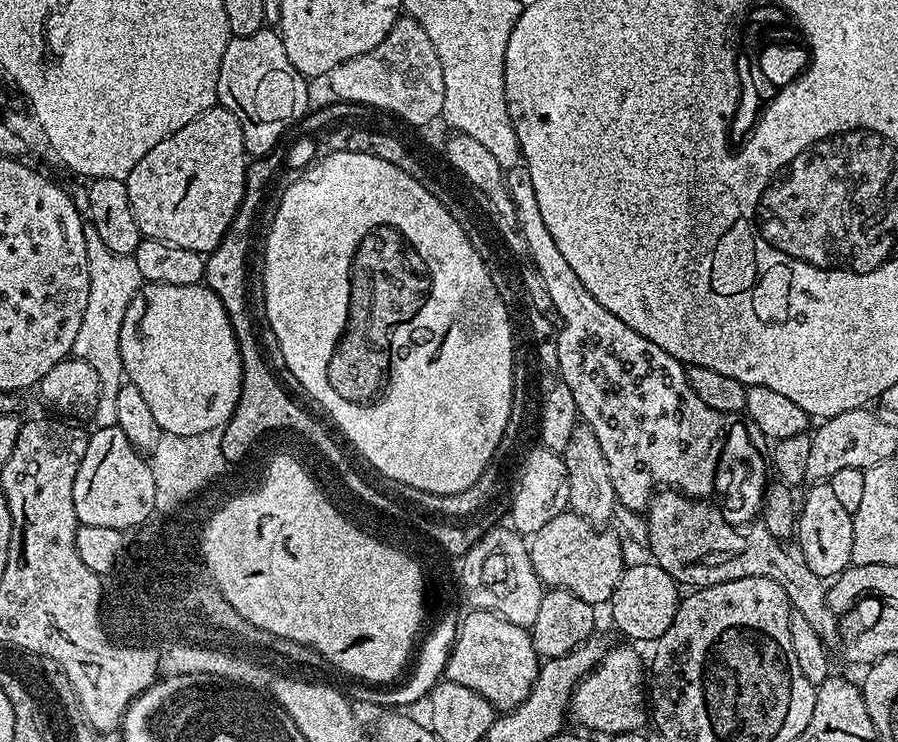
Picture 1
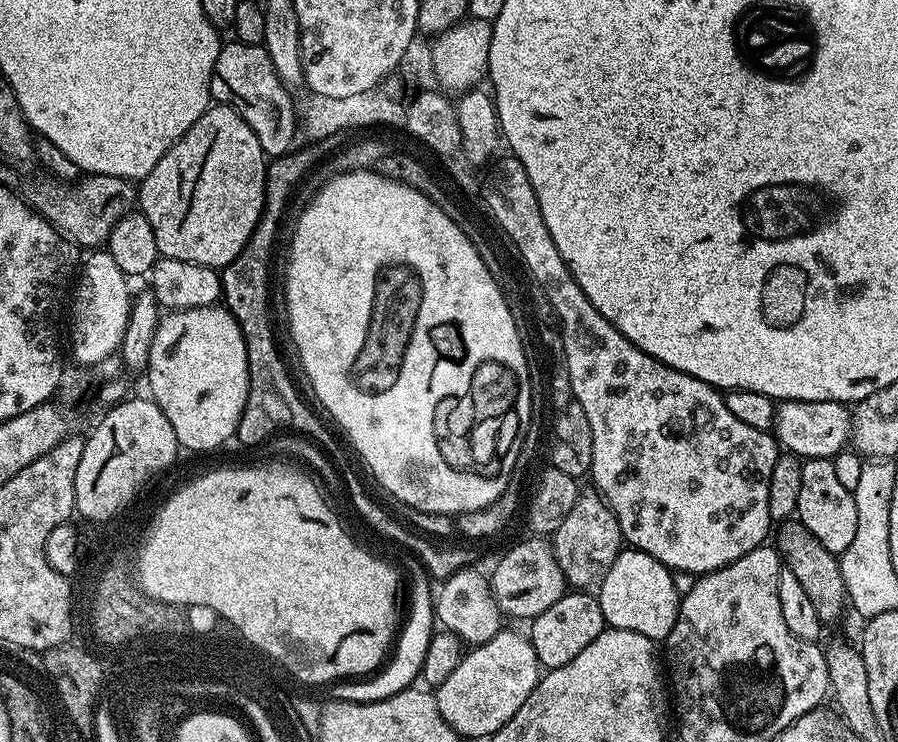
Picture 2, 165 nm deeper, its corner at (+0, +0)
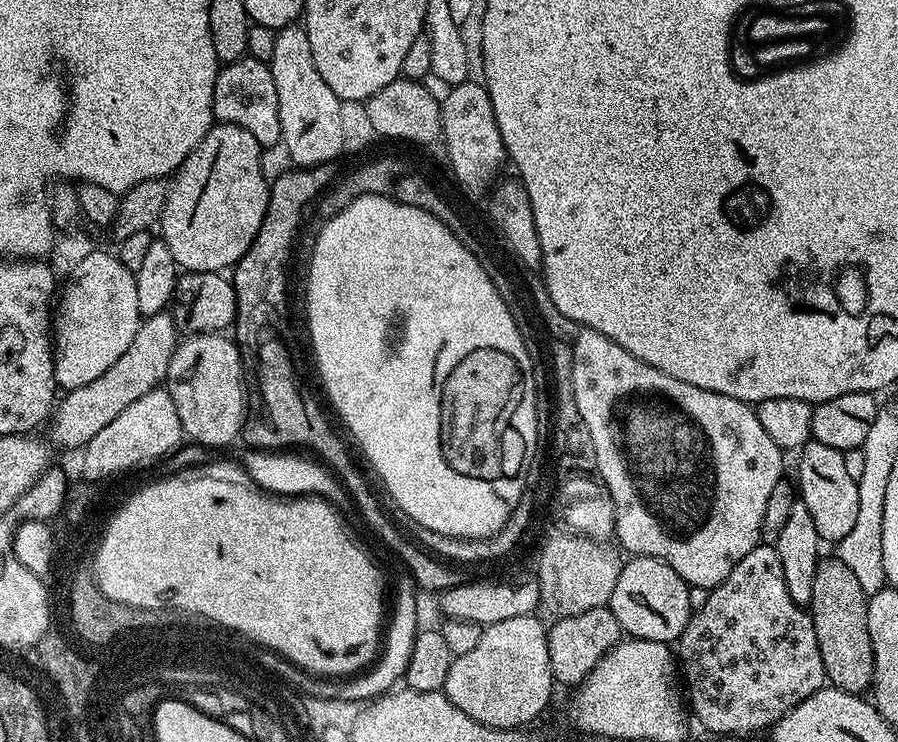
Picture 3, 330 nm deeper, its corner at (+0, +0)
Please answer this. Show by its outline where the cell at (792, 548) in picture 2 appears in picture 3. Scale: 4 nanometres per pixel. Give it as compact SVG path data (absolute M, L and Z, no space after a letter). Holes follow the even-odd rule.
M821 558L814 570L814 594L810 615L827 683L847 692L864 694L872 687L874 678L874 646L866 626L868 595L862 590L858 577L838 558Z

